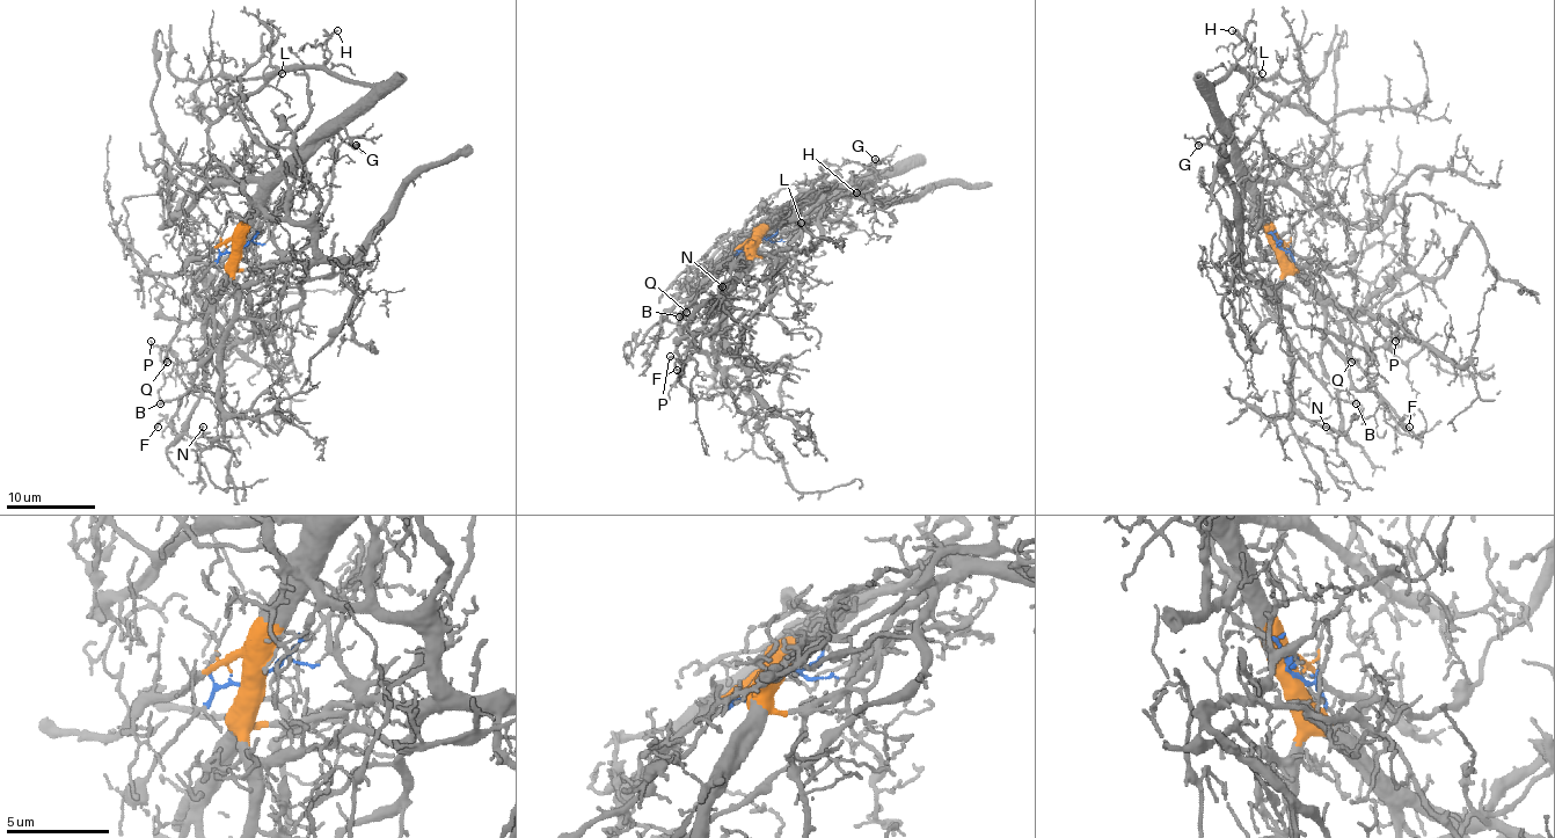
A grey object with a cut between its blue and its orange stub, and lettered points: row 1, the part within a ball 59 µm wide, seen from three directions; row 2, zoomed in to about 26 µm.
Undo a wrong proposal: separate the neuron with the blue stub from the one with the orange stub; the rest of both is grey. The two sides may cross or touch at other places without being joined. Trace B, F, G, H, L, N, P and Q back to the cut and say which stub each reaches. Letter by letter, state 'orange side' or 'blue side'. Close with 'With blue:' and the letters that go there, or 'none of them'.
B: orange side
F: orange side
G: orange side
H: orange side
L: orange side
N: orange side
P: orange side
Q: orange side
With blue: none of them

